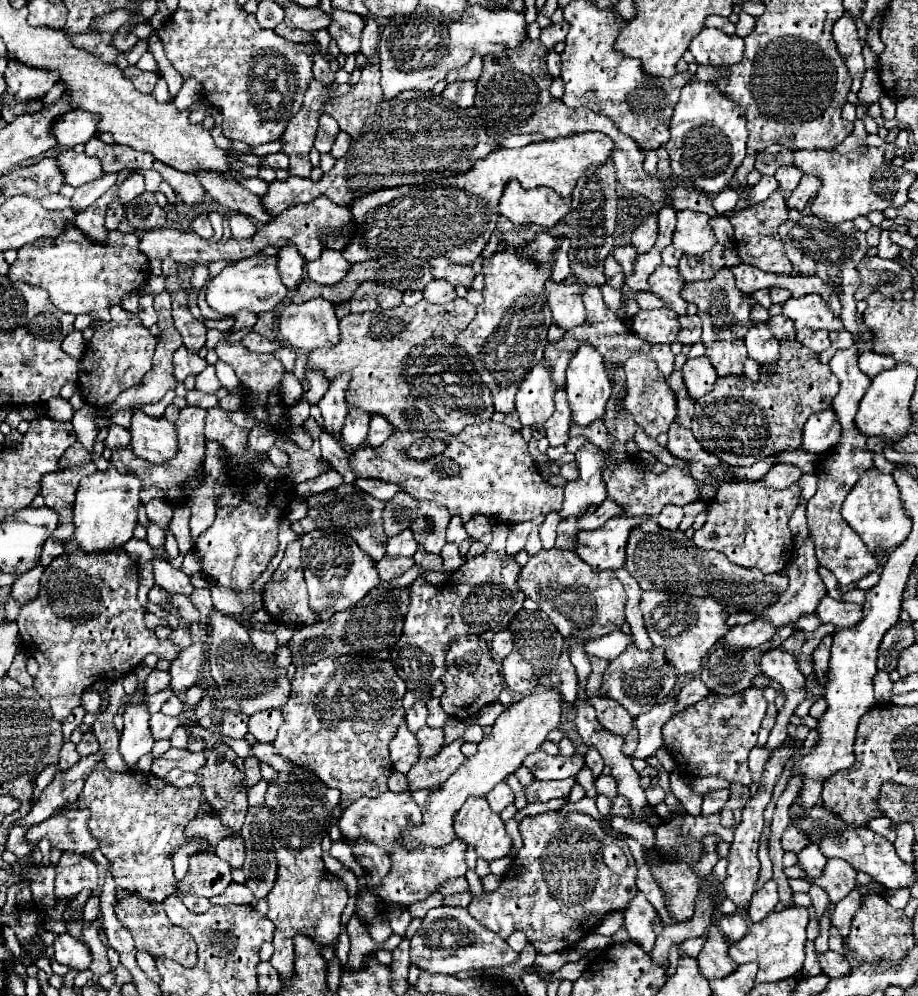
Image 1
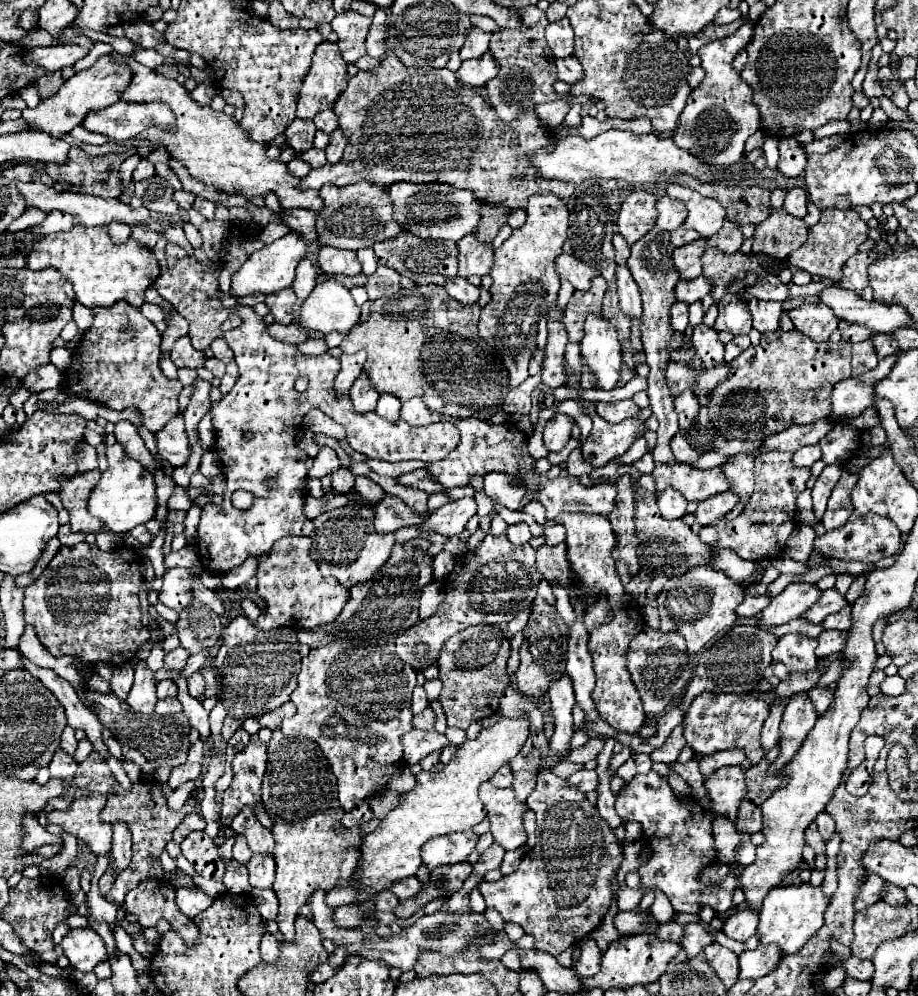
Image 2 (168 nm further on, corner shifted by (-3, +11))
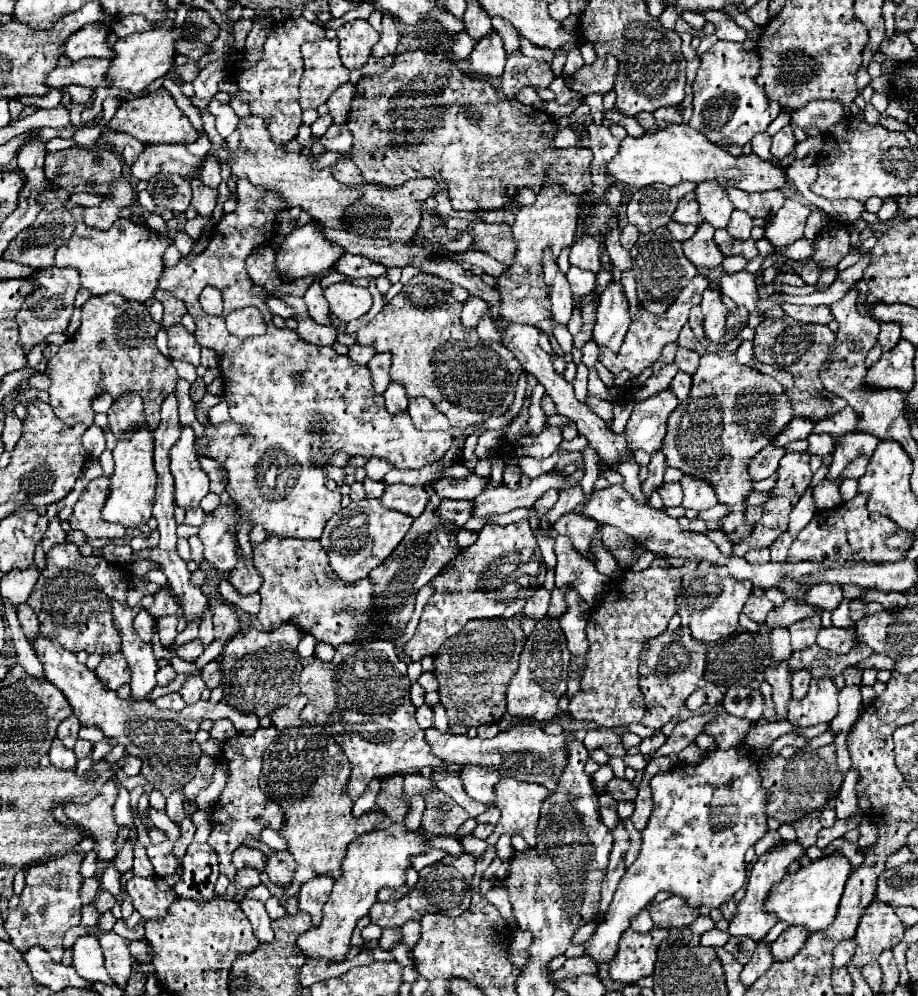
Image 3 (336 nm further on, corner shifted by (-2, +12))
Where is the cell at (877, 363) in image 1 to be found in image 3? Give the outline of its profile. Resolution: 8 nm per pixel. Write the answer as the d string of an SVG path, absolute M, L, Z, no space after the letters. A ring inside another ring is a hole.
M889 322L889 324L881 324L881 332L879 332L879 344L881 344L881 348L883 350L891 350L891 348L895 348L897 346L897 342L901 340L901 328L899 328L899 324L893 324L893 322Z

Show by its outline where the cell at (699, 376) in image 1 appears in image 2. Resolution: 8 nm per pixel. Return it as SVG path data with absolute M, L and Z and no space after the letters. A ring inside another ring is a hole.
M698 323L694 327L692 345L696 349L696 355L702 359L704 367L724 361L724 343L718 339L718 331L714 327L706 323Z

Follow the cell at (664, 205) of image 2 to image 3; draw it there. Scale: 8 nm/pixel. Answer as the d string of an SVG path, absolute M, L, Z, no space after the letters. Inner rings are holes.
M689 192L689 194L685 194L679 200L679 204L677 204L675 212L673 212L673 220L681 222L681 224L695 224L695 226L699 226L701 218L697 216L697 210L699 210L699 204L695 200L695 194Z

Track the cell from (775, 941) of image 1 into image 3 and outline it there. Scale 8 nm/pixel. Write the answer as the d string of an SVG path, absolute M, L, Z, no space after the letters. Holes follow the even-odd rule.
M833 852L817 862L811 862L809 866L801 866L799 872L785 876L785 880L781 880L781 884L769 892L769 900L765 900L765 912L775 914L777 920L785 922L787 926L803 926L809 934L825 930L837 914L849 872L851 864L841 852Z

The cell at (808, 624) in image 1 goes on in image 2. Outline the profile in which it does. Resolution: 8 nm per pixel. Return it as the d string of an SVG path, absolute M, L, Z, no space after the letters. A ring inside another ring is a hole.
M790 583L778 597L772 599L770 607L766 607L756 621L764 621L766 625L782 625L790 619L800 619L802 613L806 613L806 609L810 609L820 597L822 591L816 585Z

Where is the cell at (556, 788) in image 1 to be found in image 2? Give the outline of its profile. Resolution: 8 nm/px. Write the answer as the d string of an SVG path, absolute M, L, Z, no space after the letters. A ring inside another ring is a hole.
M586 769L576 771L574 775L570 775L568 781L570 781L570 785L574 785L576 789L582 789L584 793L598 789L598 785L600 785L598 773L596 773L596 771L586 771Z

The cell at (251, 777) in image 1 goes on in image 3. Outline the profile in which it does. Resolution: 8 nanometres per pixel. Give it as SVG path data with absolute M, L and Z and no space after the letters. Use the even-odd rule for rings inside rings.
M269 726L267 730L257 730L253 736L243 736L237 734L233 738L229 738L223 746L223 756L229 762L229 772L227 772L227 786L221 792L219 802L213 806L211 812L211 822L213 822L213 830L209 834L209 844L213 846L213 850L219 856L219 870L221 874L225 874L229 880L235 878L237 870L231 864L231 854L237 846L243 844L245 836L259 836L259 832L263 828L273 828L279 830L283 824L283 812L281 806L275 804L261 788L259 788L259 774L261 774L261 762L265 756L267 746L271 744L271 740L277 736L277 730L273 726Z

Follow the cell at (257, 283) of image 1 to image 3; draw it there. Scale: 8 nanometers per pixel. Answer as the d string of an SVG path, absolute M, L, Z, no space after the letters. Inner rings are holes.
M309 222L303 228L295 228L283 240L275 254L277 276L297 280L305 276L319 276L321 272L333 268L333 264L343 256L343 250L323 238L319 228Z

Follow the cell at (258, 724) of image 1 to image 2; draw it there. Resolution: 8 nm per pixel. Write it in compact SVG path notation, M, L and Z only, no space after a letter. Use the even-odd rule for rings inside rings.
M286 702L259 718L261 727L272 731L272 739L268 743L268 769L262 783L262 801L266 813L270 817L276 817L272 827L272 835L276 841L276 879L272 889L280 901L276 923L280 933L284 935L284 941L294 939L294 919L298 915L298 909L308 903L308 897L316 889L330 891L338 883L338 878L346 878L348 873L355 871L360 841L360 829L354 829L352 833L344 831L344 827L340 825L344 811L338 803L336 777L318 743L308 737L288 739L282 735L282 720L295 713L295 705Z

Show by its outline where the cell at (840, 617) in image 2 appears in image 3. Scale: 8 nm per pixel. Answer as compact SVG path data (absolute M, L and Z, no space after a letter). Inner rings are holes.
M859 599L852 600L850 603L850 618L857 624L863 616L871 616L877 612L883 612L885 608L881 604L865 604Z

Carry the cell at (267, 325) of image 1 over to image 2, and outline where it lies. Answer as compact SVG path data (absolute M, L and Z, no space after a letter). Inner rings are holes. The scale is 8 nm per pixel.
M292 287L270 293L266 297L266 305L270 307L272 315L276 317L278 323L292 323L294 321L294 303L296 303L296 295L292 291Z

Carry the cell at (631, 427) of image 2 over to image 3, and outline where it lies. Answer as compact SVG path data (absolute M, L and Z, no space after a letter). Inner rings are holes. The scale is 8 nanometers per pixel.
M669 390L659 392L655 396L649 396L649 398L641 400L641 402L635 402L635 408L631 412L631 418L629 418L629 422L625 426L625 432L623 432L625 438L627 438L629 448L633 448L633 450L643 448L645 452L653 454L661 446L661 442L665 438L665 432L667 432L667 416L677 408L677 404L679 402L677 402L675 394L669 392Z

